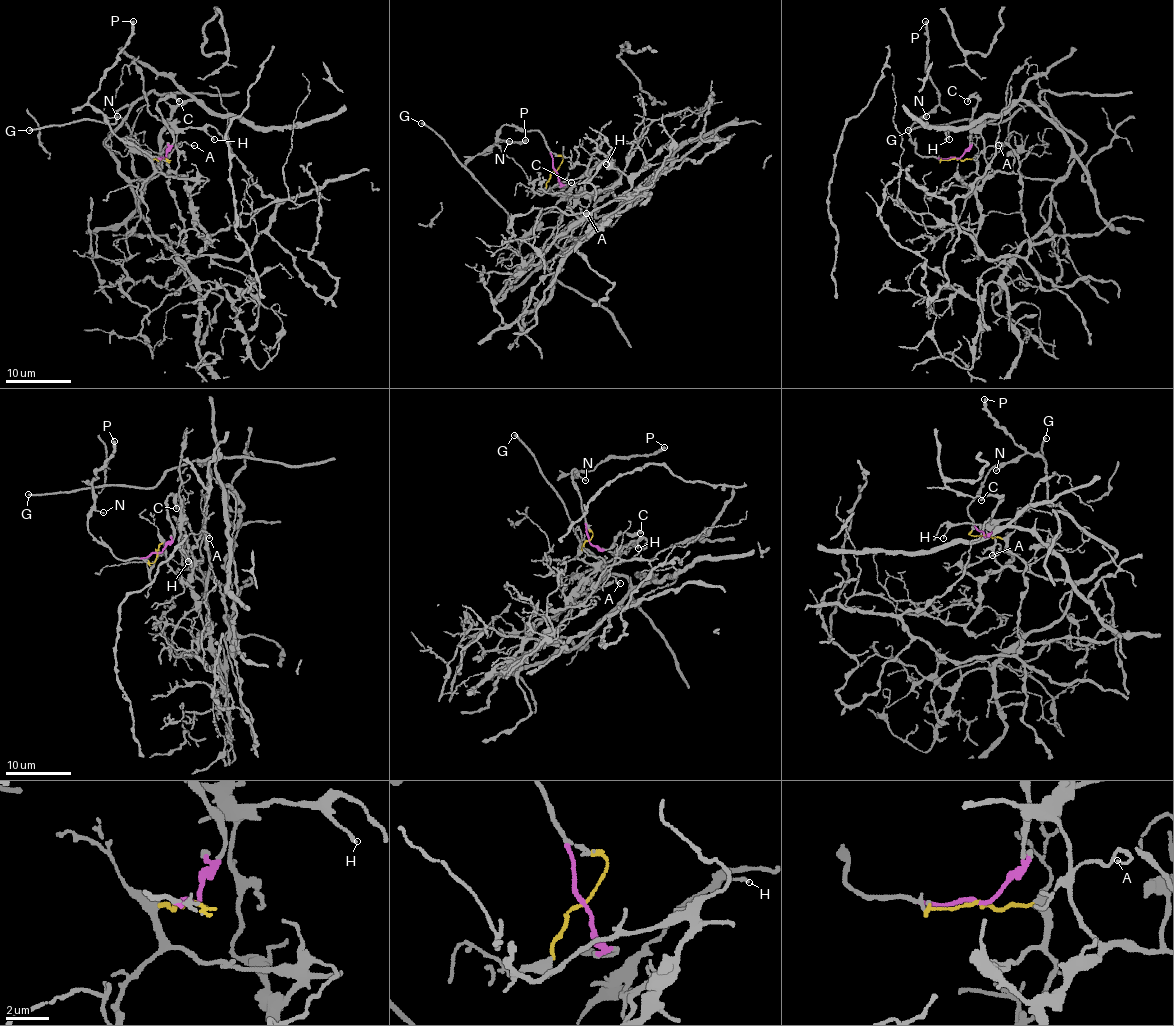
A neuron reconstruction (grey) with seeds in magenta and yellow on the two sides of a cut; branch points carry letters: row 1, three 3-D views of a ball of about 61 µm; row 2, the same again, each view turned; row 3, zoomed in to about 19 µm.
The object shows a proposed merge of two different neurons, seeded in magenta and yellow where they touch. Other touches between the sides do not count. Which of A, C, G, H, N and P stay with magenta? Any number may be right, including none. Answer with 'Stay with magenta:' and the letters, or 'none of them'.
Stay with magenta: C, N, P

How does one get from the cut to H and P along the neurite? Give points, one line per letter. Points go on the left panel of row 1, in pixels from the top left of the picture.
H: (164, 159), (155, 159), (153, 167), (194, 180), (191, 188), (176, 173), (176, 136), (197, 128), (214, 139)
P: (164, 159), (151, 157), (145, 150), (120, 141), (105, 118), (89, 103), (125, 46), (133, 21)

